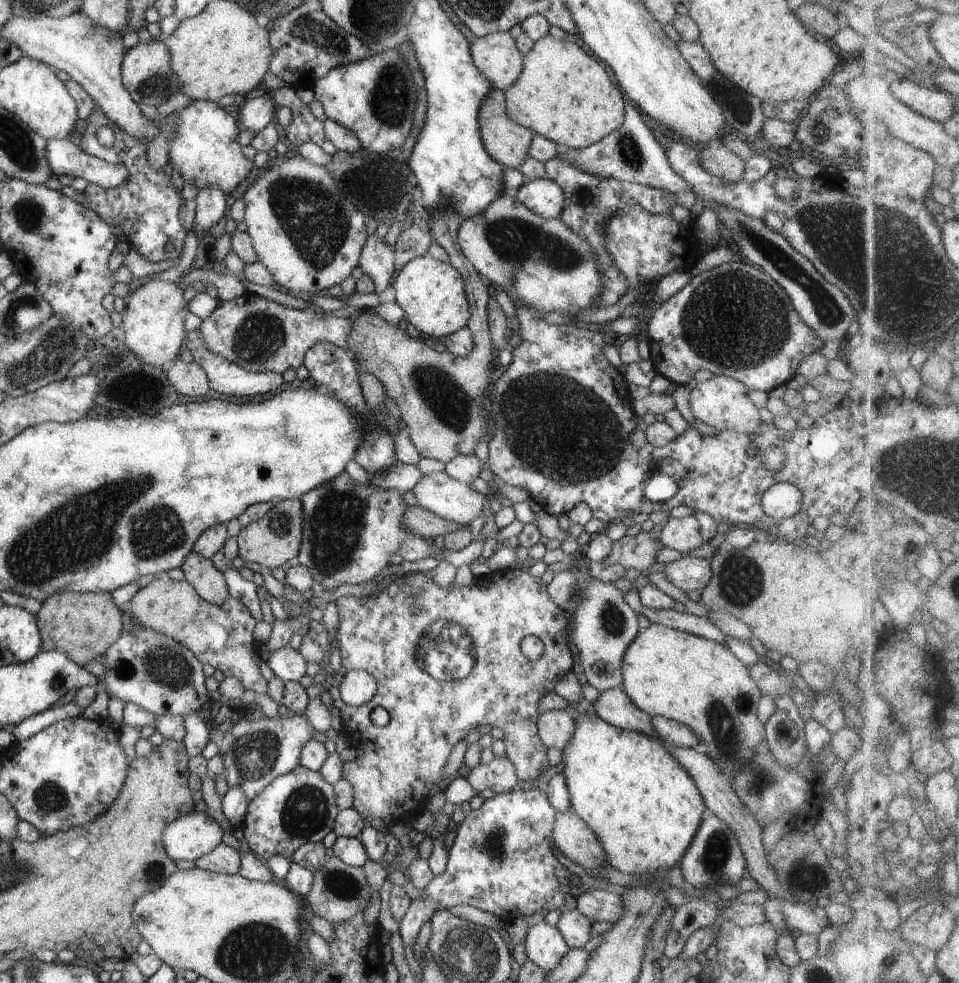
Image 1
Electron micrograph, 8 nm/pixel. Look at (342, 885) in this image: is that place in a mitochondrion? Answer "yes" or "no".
yes

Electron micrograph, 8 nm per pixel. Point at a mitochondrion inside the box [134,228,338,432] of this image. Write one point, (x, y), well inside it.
(259, 337)

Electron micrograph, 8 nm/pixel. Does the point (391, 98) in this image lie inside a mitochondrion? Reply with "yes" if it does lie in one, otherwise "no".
yes

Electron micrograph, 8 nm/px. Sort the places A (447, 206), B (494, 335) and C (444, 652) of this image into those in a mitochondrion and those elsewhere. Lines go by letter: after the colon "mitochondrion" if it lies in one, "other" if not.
A: other
B: other
C: mitochondrion

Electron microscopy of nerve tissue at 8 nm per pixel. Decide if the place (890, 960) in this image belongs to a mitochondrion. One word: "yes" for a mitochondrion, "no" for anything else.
yes

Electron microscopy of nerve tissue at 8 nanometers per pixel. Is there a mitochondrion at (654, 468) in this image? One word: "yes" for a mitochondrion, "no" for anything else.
no

